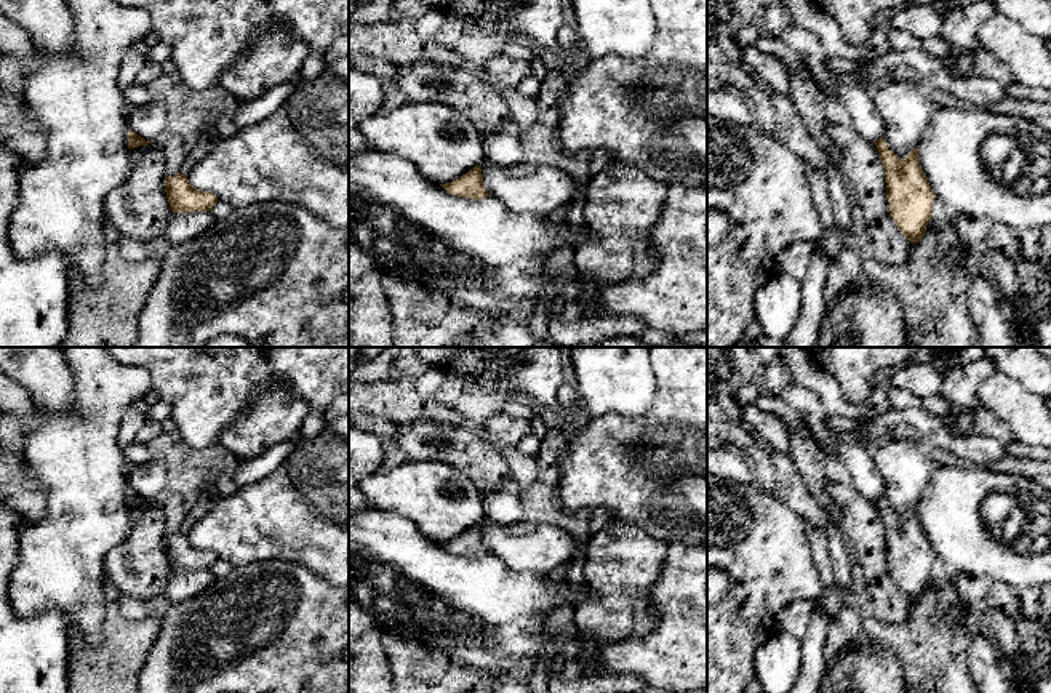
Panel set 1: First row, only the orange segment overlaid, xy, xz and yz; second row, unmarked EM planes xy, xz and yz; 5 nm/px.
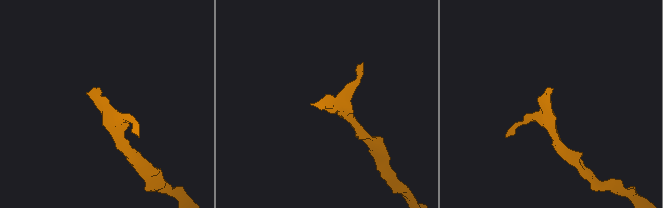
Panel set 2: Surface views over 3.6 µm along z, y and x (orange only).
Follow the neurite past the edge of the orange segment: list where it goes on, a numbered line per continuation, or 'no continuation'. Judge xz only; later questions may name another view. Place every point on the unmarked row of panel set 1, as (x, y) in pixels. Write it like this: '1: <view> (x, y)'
no continuation

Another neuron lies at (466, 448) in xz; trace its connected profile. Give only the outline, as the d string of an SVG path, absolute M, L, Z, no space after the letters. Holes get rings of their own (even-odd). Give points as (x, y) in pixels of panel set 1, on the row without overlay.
M414 421L397 426L395 442L408 461L442 461L464 472L482 493L507 491L509 463L480 429Z

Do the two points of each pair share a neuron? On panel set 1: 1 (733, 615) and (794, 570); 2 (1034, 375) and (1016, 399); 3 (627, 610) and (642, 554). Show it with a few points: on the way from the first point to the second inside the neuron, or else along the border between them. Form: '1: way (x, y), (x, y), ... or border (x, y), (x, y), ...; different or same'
1: way (747, 604), (779, 572); same
2: border (997, 370), (1016, 380), (1034, 394); different
3: way (627, 596), (627, 568); same

